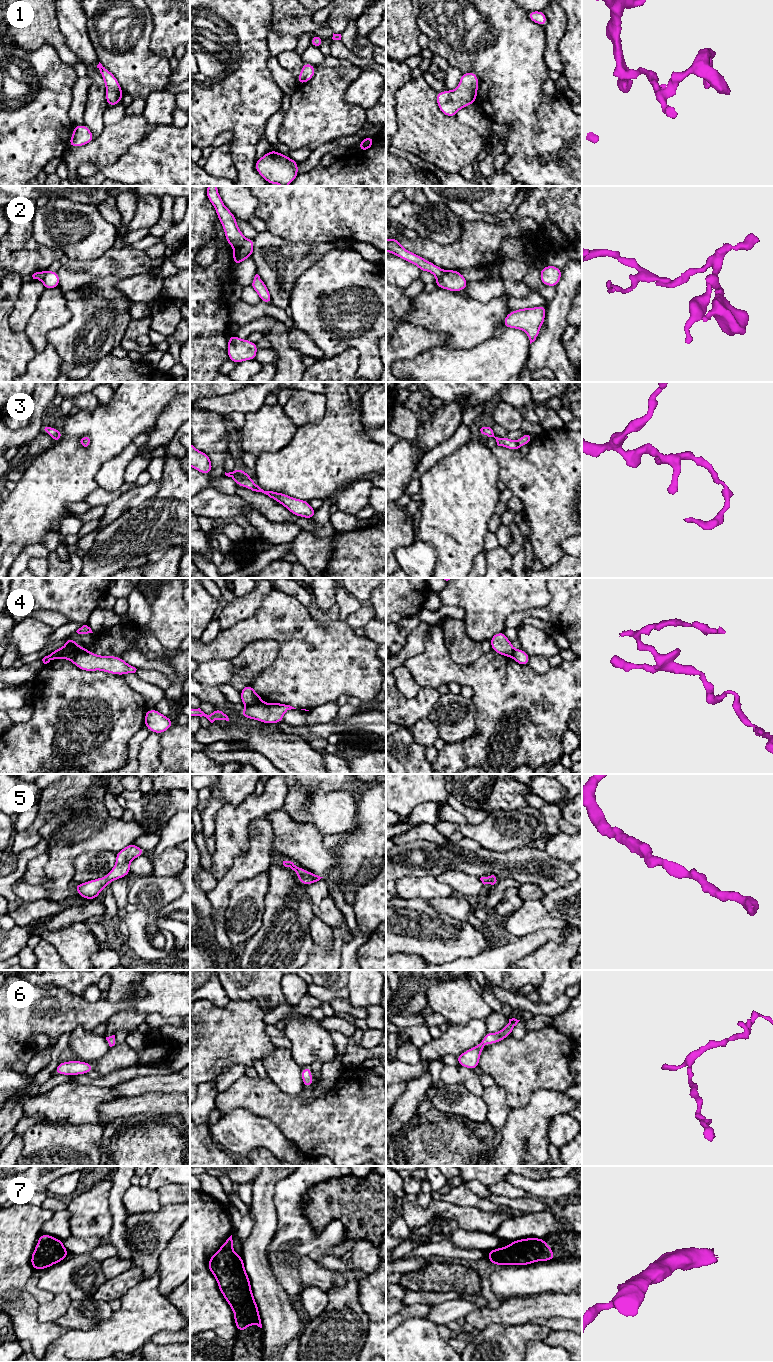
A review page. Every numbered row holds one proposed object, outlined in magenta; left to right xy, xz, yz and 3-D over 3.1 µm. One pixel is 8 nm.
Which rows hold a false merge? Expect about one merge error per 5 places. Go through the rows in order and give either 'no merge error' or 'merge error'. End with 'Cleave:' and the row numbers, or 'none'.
1: no merge error
2: merge error
3: no merge error
4: merge error
5: no merge error
6: no merge error
7: no merge error
Cleave: 2, 4

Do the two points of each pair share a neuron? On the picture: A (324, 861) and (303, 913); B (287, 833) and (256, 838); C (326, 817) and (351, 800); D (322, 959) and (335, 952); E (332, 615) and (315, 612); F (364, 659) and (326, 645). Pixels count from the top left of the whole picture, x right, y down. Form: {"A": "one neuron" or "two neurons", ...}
{"A": "two neurons", "B": "two neurons", "C": "one neuron", "D": "one neuron", "E": "one neuron", "F": "one neuron"}

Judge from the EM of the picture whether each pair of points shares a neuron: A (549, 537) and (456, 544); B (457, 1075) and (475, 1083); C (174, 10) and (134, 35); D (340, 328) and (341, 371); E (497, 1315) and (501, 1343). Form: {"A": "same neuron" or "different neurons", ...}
{"A": "different neurons", "B": "same neuron", "C": "different neurons", "D": "different neurons", "E": "different neurons"}

